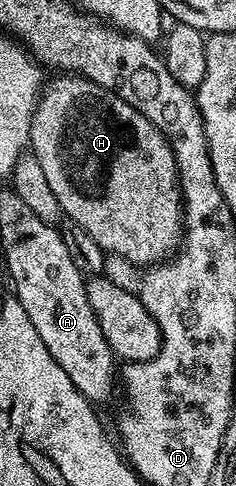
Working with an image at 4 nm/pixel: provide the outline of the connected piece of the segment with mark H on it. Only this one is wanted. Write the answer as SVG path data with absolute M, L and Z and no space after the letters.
M63 73L44 86L39 103L35 107L35 112L31 118L31 141L29 151L37 157L41 163L42 172L49 181L49 186L53 189L53 194L57 197L57 203L60 205L62 214L70 222L80 226L81 229L93 237L100 249L108 255L116 255L131 261L136 265L154 265L170 260L171 256L179 250L179 244L183 237L183 194L179 191L179 170L175 161L175 150L171 148L171 142L133 105L129 105L123 98L115 92L97 85L93 81L83 78L78 73Z

